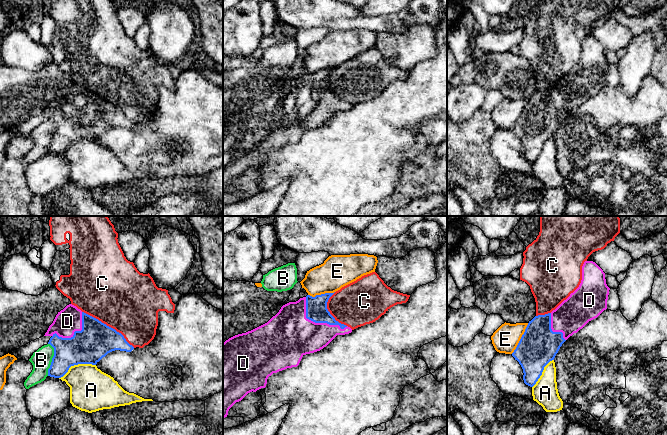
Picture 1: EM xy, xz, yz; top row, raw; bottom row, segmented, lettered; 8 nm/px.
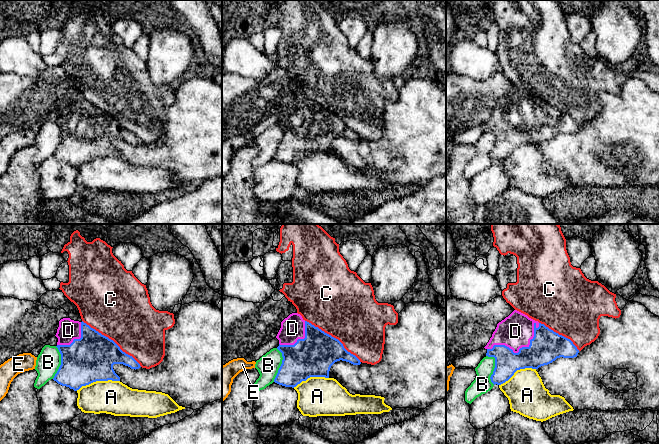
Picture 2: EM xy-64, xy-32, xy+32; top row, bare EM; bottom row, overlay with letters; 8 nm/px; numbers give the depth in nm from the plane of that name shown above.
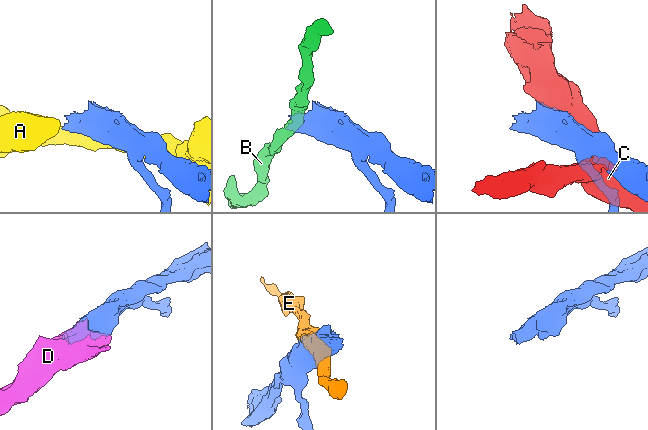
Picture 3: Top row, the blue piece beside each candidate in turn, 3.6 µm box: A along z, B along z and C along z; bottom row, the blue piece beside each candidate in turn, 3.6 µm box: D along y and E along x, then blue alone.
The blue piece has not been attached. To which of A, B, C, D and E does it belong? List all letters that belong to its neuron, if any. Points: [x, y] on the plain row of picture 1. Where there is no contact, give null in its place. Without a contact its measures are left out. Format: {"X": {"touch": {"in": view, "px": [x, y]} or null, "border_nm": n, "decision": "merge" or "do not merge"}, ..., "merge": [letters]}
{"A": {"touch": {"in": "xy", "px": [76, 140]}, "border_nm": 320, "decision": "do not merge"}, "B": {"touch": {"in": "xy", "px": [52, 135]}, "border_nm": 260, "decision": "do not merge"}, "C": {"touch": {"in": "xy", "px": [108, 102]}, "border_nm": 500, "decision": "do not merge"}, "D": {"touch": {"in": "xz", "px": [317, 98]}, "border_nm": 420, "decision": "merge"}, "E": {"touch": {"in": "yz", "px": [521, 114]}, "border_nm": 280, "decision": "do not merge"}, "merge": ["D"]}

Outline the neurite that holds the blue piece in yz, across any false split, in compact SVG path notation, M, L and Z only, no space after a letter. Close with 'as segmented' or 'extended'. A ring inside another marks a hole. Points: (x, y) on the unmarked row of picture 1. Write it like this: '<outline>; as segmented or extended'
M585 37L579 63L551 89L535 92L529 97L512 129L523 145L526 161L533 163L542 151L544 143L554 136L562 120L607 85L609 66L603 46L595 38Z; extended

